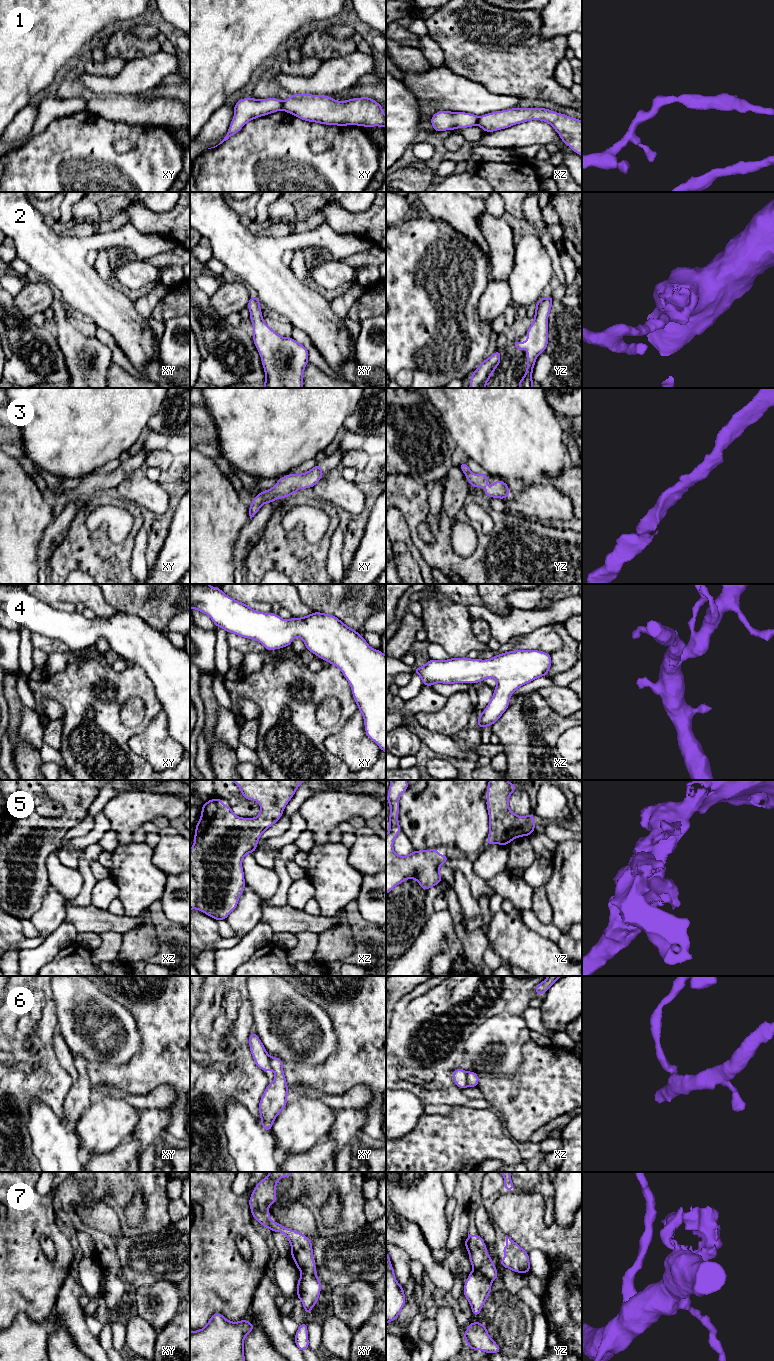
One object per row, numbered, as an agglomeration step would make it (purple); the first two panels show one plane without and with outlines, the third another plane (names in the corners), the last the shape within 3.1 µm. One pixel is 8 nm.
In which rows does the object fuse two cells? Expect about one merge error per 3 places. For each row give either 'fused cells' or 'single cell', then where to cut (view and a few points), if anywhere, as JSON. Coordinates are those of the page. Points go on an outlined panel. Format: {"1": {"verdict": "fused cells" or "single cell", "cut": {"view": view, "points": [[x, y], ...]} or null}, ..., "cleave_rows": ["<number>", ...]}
{"1": {"verdict": "fused cells", "cut": {"view": "xy", "points": [[281, 102], [282, 109]]}}, "2": {"verdict": "single cell", "cut": null}, "3": {"verdict": "single cell", "cut": null}, "4": {"verdict": "single cell", "cut": null}, "5": {"verdict": "single cell", "cut": null}, "6": {"verdict": "fused cells", "cut": {"view": "xz", "points": [[469, 1073], [467, 1086]]}}, "7": {"verdict": "fused cells", "cut": {"view": "yz", "points": [[473, 1269], [482, 1273], [491, 1281]]}}, "cleave_rows": ["1", "6", "7"]}

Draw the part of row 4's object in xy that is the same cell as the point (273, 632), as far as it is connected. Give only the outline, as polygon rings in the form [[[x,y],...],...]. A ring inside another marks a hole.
[[[190,584],[190,609],[206,614],[216,627],[228,633],[260,642],[268,652],[290,646],[295,637],[301,638],[307,650],[341,670],[363,715],[366,735],[386,753],[386,655],[371,648],[356,630],[337,617],[320,612],[284,620],[272,612],[253,610],[209,584]]]

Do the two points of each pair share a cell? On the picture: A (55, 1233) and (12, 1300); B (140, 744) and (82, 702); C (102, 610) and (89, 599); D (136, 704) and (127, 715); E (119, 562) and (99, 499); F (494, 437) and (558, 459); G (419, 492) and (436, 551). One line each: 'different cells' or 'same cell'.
A: same cell
B: different cells
C: same cell
D: same cell
E: same cell
F: same cell
G: same cell

